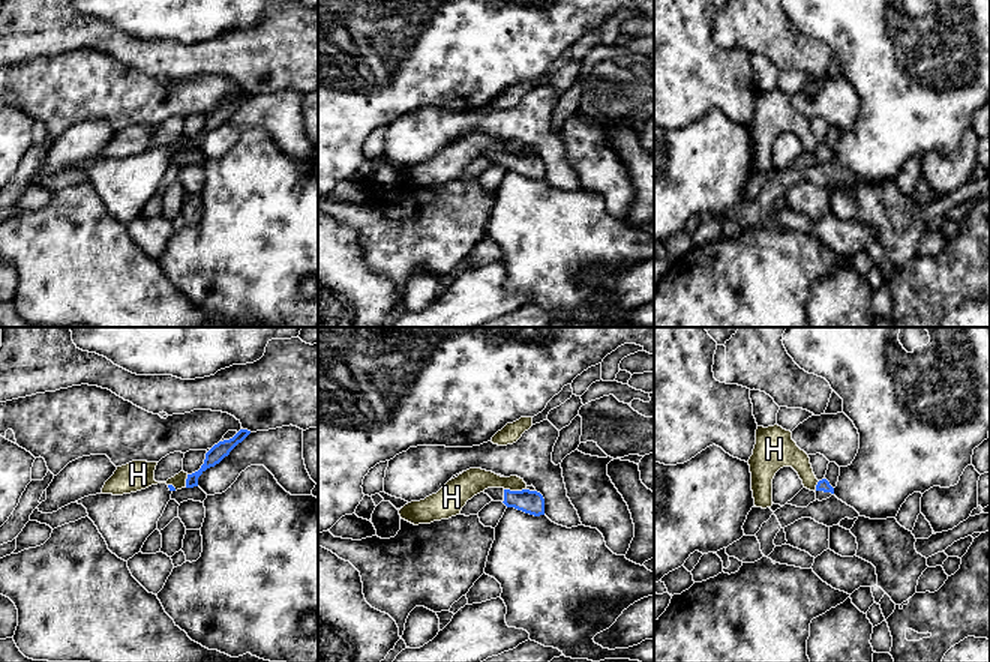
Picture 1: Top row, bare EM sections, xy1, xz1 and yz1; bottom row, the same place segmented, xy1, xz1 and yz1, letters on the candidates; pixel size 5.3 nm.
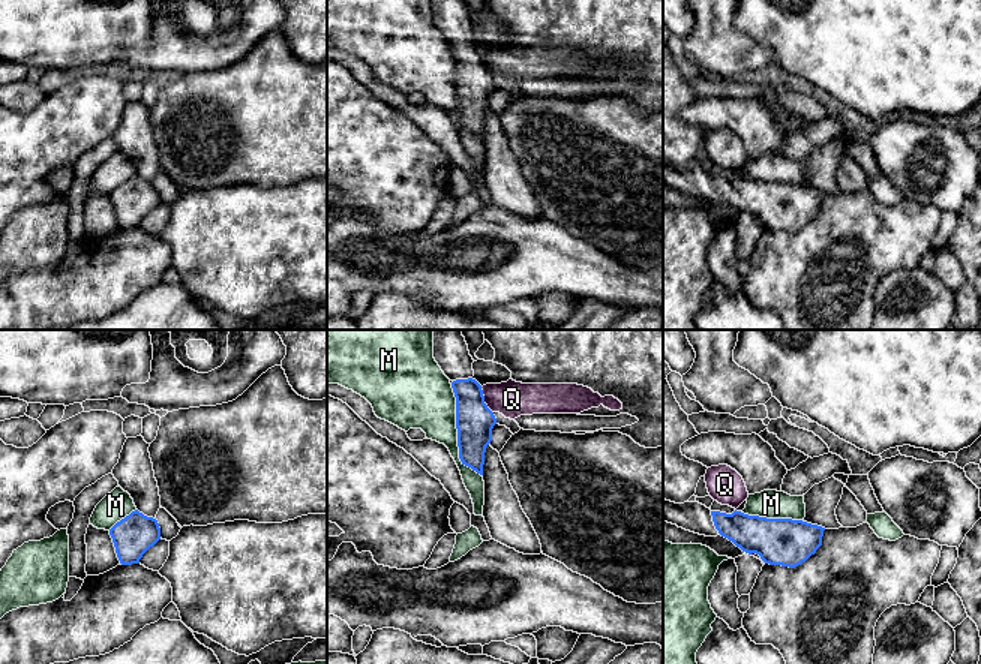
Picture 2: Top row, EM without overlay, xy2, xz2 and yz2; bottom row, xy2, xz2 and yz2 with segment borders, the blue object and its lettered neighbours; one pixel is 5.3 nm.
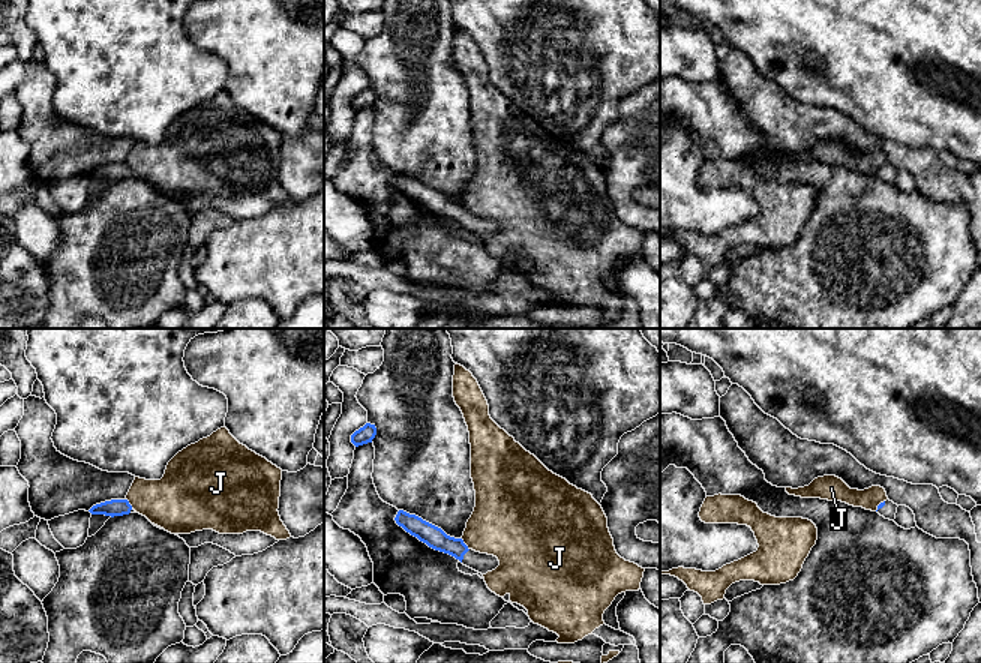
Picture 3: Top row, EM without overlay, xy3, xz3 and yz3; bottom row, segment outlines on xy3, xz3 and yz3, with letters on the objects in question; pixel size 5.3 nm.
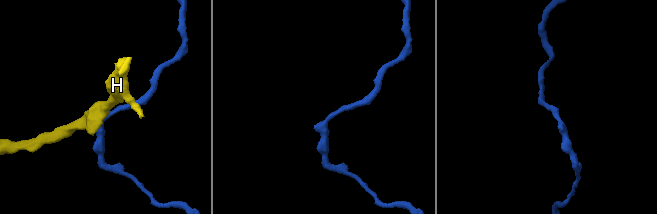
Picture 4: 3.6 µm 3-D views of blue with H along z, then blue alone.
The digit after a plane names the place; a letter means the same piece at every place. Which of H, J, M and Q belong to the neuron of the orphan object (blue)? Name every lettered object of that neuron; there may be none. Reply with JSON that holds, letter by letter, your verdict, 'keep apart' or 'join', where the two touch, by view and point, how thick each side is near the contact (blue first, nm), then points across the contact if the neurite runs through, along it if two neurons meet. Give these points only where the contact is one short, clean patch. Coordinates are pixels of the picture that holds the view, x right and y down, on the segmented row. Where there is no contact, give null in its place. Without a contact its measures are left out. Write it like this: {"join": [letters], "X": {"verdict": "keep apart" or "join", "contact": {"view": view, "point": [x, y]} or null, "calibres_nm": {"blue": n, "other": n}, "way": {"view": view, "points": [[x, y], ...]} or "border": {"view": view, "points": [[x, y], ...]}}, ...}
{"join": [], "H": {"verdict": "keep apart", "contact": {"view": "xz1", "point": [515, 491]}, "calibres_nm": {"blue": 130, "other": 140}, "border": {"view": "xz1", "points": [[504, 488], [524, 490]]}}, "J": {"verdict": "keep apart", "contact": {"view": "xz3", "point": [465, 545]}, "calibres_nm": {"blue": 110, "other": 380}, "border": {"view": "xz3", "points": [[461, 539], [468, 549]]}}, "M": {"verdict": "keep apart", "contact": {"view": "xz2", "point": [458, 432]}, "calibres_nm": {"blue": 200, "other": 320}}, "Q": {"verdict": "keep apart", "contact": {"view": "xz2", "point": [483, 400]}, "calibres_nm": {"blue": 200, "other": 200}, "border": {"view": "xz2", "points": [[480, 387], [485, 403], [492, 412]]}}}

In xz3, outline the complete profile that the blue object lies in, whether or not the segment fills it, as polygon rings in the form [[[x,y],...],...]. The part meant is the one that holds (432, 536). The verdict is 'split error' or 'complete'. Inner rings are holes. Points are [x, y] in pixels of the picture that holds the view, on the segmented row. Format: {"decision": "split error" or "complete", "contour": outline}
{"decision": "split error", "contour": [[[399,510],[394,520],[406,532],[417,537],[429,548],[454,556],[464,566],[482,574],[486,574],[500,566],[496,556],[470,549],[462,538],[447,536],[441,528],[423,520],[416,514]]]}

